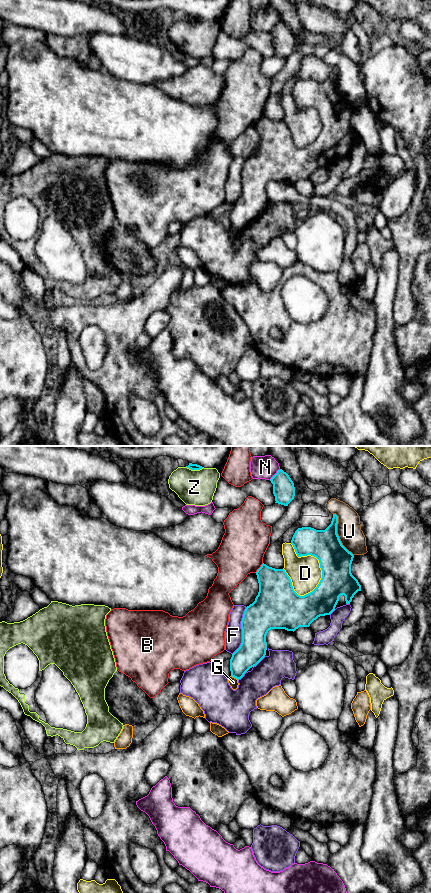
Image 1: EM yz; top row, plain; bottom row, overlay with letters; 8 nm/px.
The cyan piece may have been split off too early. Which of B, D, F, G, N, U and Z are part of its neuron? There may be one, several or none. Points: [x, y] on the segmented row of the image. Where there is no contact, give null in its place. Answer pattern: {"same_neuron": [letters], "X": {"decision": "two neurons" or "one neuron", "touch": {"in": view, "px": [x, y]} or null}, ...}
{"same_neuron": [], "B": {"decision": "two neurons", "touch": {"in": "yz", "px": [259, 568]}}, "D": {"decision": "two neurons", "touch": {"in": "yz", "px": [319, 562]}}, "F": {"decision": "two neurons", "touch": {"in": "yz", "px": [242, 631]}}, "G": {"decision": "two neurons", "touch": {"in": "yz", "px": [234, 677]}}, "N": {"decision": "two neurons", "touch": {"in": "yz", "px": [275, 474]}}, "U": {"decision": "two neurons", "touch": {"in": "yz", "px": [337, 534]}}, "Z": {"decision": "two neurons", "touch": {"in": "yz", "px": [195, 469]}}}

